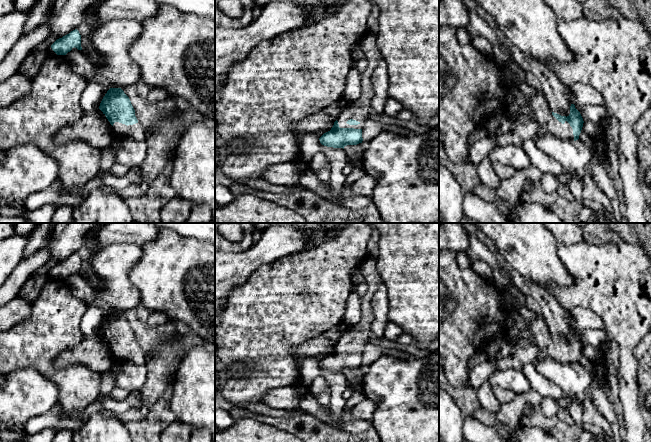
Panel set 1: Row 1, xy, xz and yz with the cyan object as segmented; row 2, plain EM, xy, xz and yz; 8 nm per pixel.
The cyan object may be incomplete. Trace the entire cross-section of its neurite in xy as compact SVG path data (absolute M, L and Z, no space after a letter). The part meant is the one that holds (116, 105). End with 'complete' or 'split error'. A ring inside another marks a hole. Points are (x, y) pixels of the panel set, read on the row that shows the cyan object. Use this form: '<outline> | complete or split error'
M110 88L103 97L99 109L112 125L116 136L145 140L147 133L138 122L129 97L121 88Z | split error

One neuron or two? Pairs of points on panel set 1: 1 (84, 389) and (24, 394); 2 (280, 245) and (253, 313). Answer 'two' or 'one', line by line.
1: two
2: two

